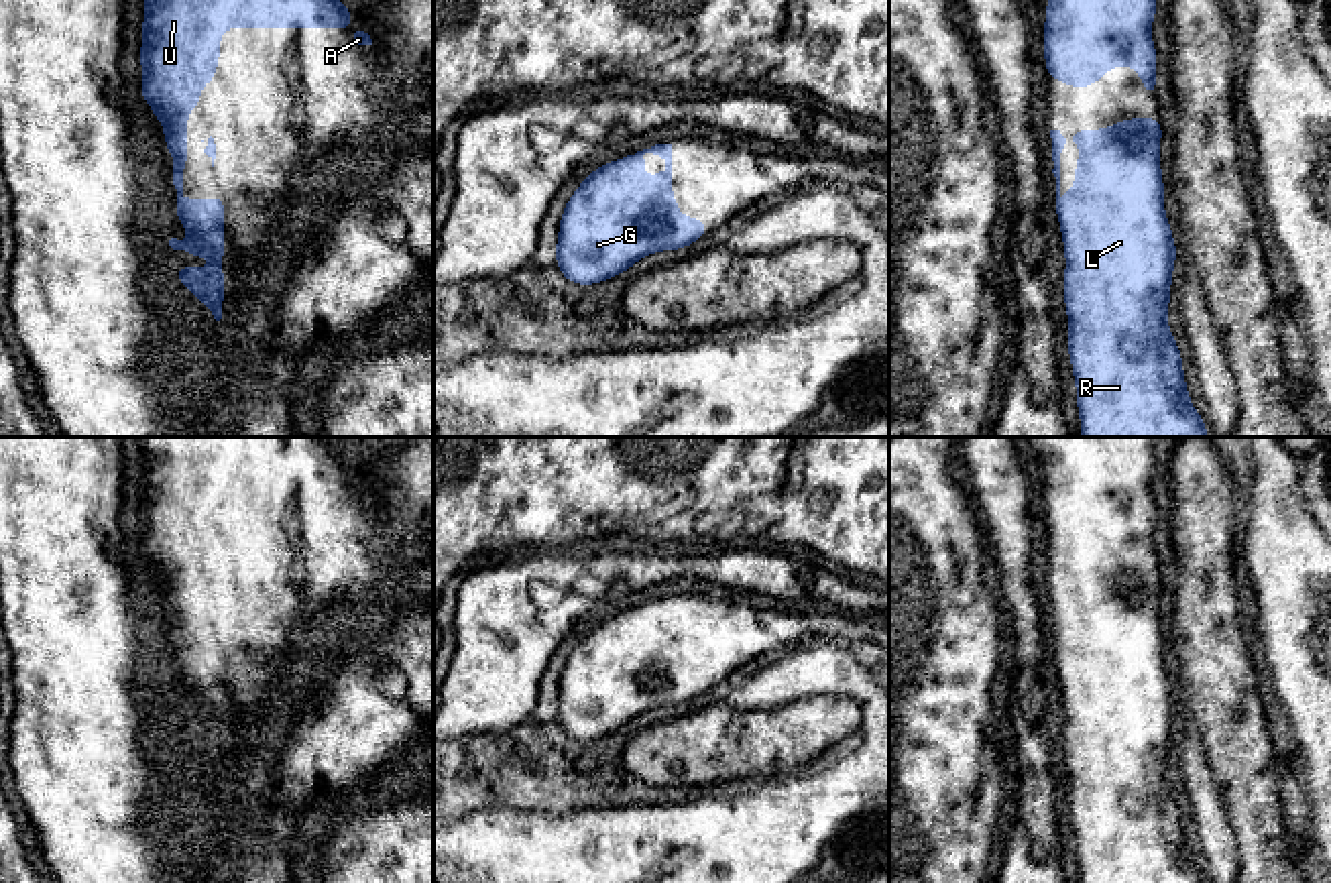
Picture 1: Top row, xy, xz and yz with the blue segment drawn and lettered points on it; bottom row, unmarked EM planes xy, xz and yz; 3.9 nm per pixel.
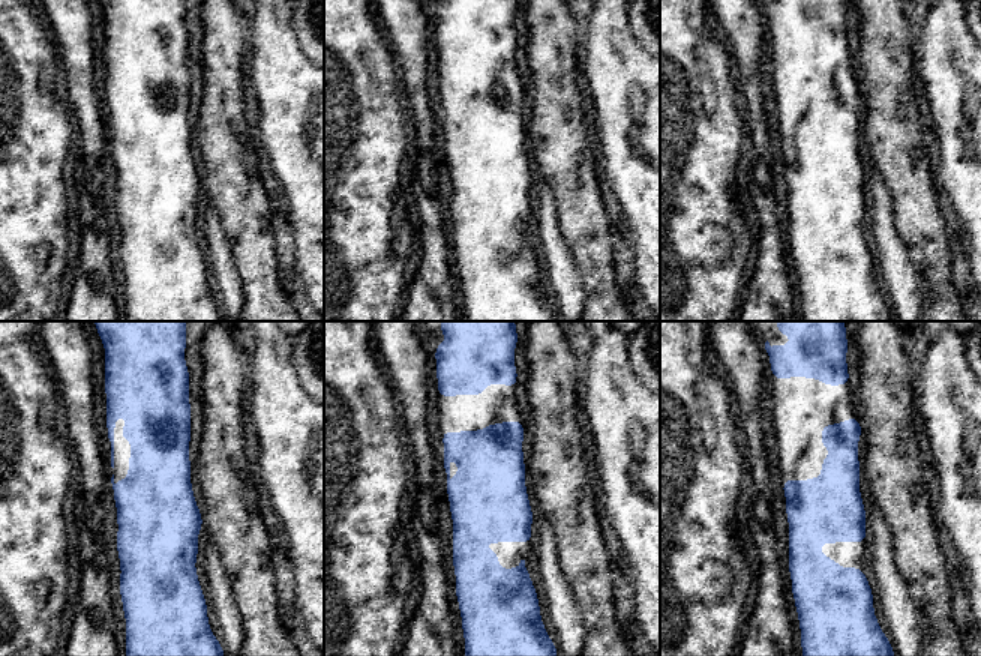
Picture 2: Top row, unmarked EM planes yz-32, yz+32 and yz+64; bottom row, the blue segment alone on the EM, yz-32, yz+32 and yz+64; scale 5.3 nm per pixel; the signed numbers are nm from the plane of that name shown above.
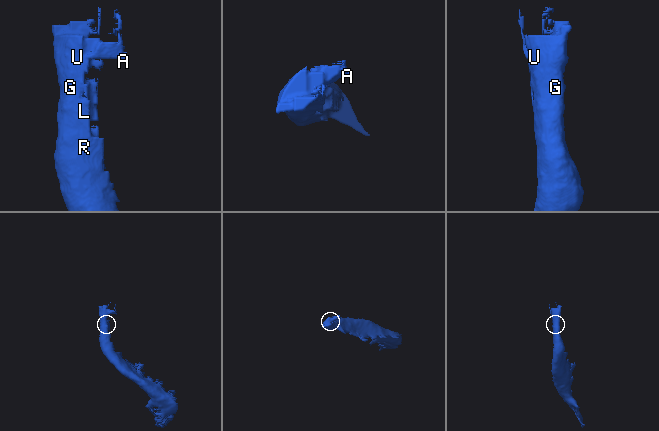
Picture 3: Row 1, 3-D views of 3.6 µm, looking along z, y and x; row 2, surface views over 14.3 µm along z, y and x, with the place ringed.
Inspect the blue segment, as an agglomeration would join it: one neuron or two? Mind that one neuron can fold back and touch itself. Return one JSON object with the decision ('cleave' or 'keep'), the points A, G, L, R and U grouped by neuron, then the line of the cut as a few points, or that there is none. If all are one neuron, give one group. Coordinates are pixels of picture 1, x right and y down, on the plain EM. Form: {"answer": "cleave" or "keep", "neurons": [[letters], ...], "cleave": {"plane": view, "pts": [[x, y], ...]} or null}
{"answer": "keep", "neurons": [["A", "G", "L", "R", "U"]], "cleave": null}

